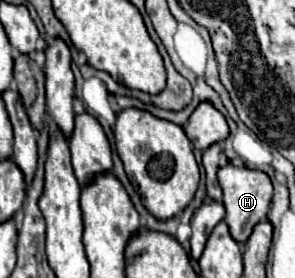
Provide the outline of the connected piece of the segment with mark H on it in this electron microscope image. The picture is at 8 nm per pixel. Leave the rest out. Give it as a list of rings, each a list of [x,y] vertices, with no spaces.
[[[228,162],[218,170],[218,182],[224,192],[224,206],[226,206],[226,218],[224,222],[230,228],[230,234],[236,242],[246,242],[258,222],[262,222],[268,214],[270,200],[272,200],[272,180],[262,170],[252,170],[246,166],[234,166]]]

